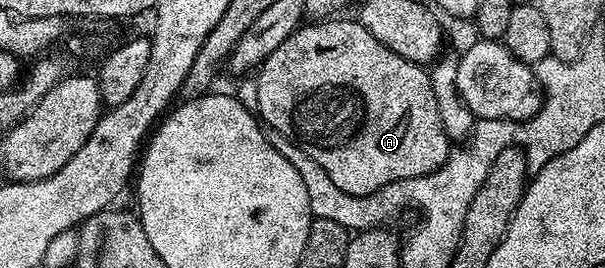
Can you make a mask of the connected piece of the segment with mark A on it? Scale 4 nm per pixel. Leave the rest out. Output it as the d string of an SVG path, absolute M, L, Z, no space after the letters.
M326 18L299 26L256 72L257 115L267 129L284 134L316 166L320 166L353 196L371 196L376 190L397 180L411 180L432 174L446 162L452 142L446 136L438 113L438 99L432 90L430 73L425 67L384 46L357 19Z

